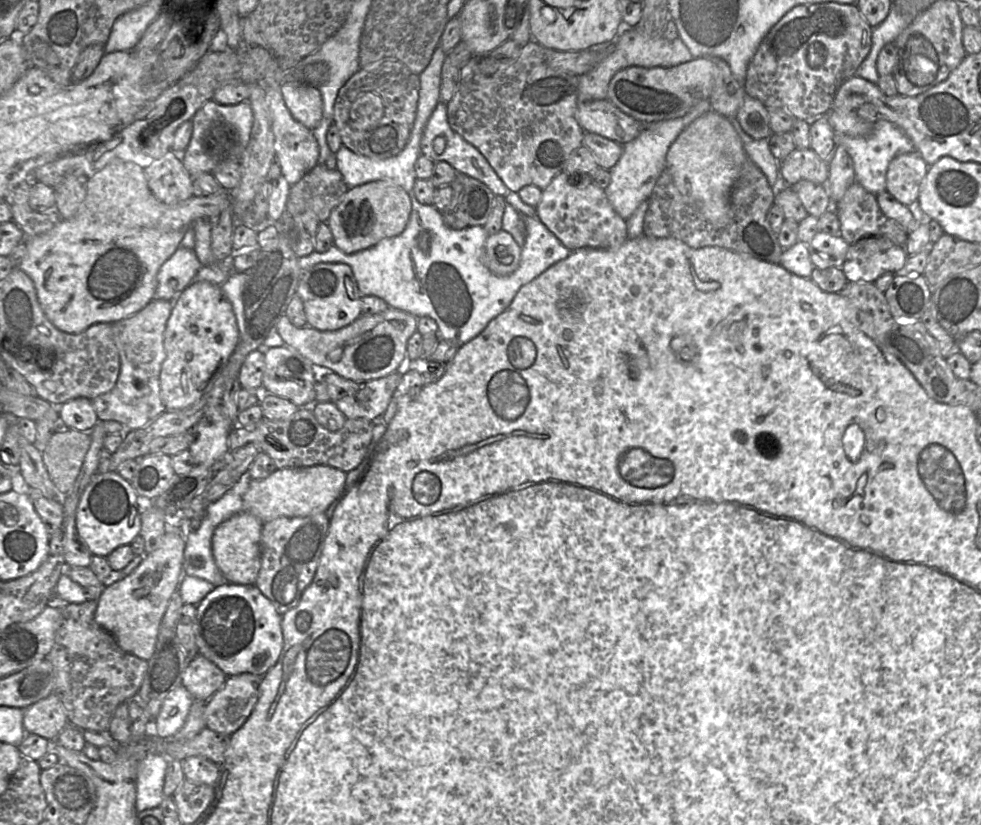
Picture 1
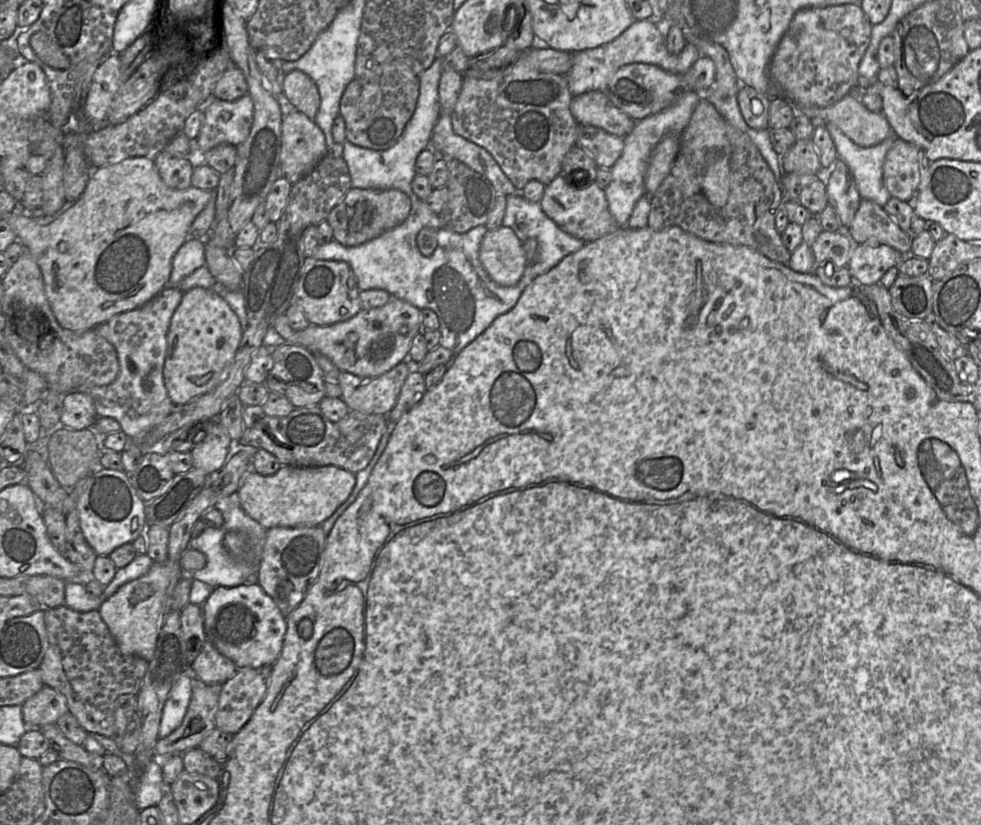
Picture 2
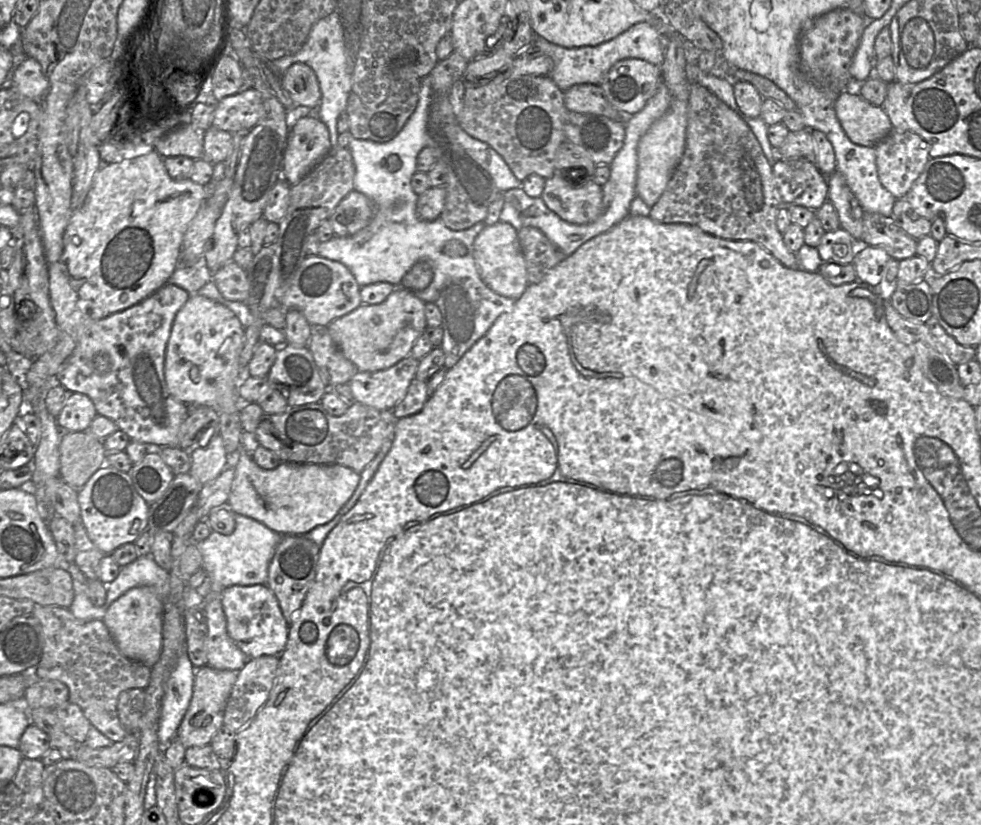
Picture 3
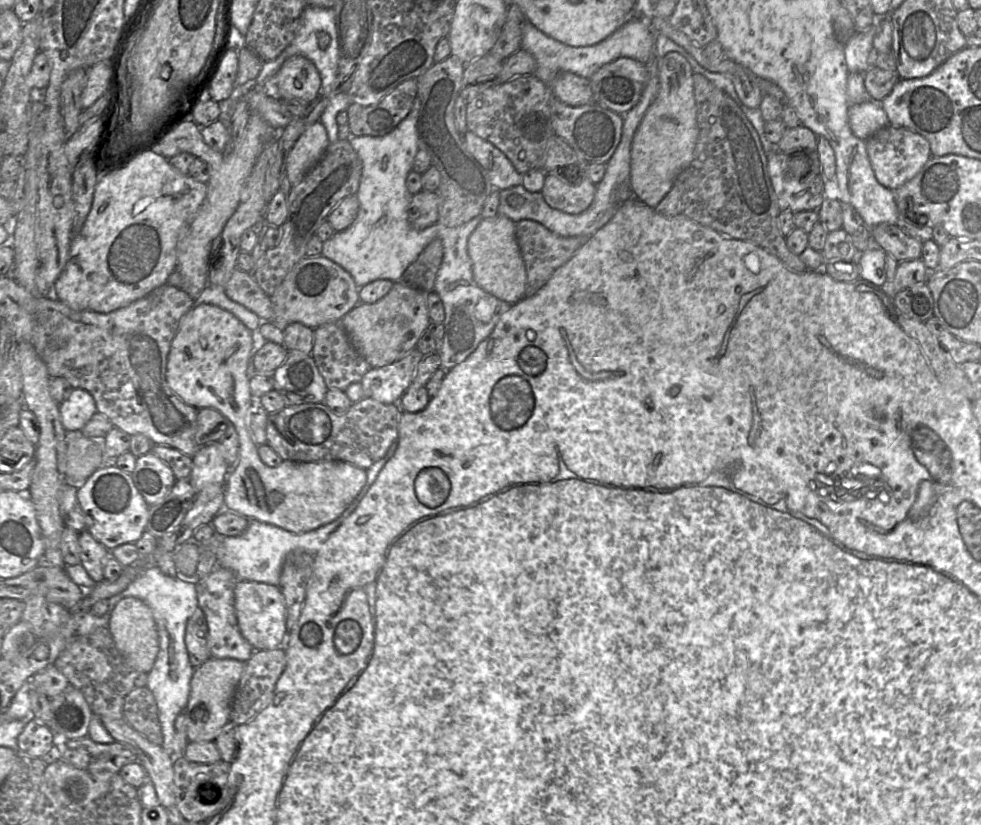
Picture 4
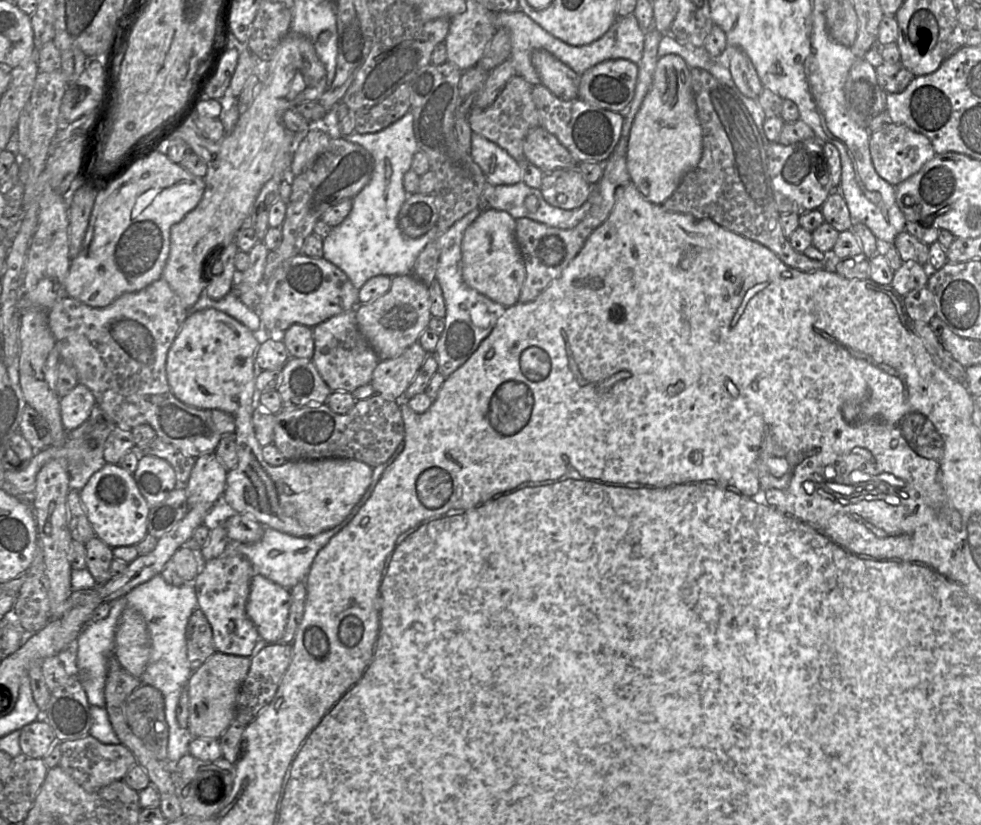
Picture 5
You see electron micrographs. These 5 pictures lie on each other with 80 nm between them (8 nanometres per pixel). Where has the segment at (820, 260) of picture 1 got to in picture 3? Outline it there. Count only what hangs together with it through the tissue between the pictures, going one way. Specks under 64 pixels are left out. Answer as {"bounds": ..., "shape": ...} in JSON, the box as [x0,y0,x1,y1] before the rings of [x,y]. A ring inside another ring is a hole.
{"bounds":[816,227,858,264],"shape":[[[840,227],[835,231],[825,232],[816,248],[822,261],[850,264],[858,249],[858,242]]]}

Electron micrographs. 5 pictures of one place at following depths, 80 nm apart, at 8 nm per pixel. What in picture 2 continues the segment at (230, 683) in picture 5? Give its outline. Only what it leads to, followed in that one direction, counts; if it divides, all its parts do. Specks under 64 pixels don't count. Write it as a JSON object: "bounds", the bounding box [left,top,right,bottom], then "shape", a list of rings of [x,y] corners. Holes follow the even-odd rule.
{"bounds":[153,678,222,757],"shape":[[[197,678],[192,680],[192,695],[181,725],[170,735],[158,739],[153,756],[166,757],[198,748],[202,740],[216,728],[215,715],[222,684],[208,685]]]}

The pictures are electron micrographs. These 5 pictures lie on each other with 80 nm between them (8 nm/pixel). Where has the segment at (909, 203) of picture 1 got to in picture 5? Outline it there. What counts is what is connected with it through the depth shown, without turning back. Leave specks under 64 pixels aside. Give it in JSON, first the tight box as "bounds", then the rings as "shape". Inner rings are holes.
{"bounds":[870,121,935,186],"shape":[[[888,121],[876,131],[870,131],[870,154],[878,175],[893,186],[897,186],[916,174],[935,155],[931,141],[923,134],[904,125]]]}

